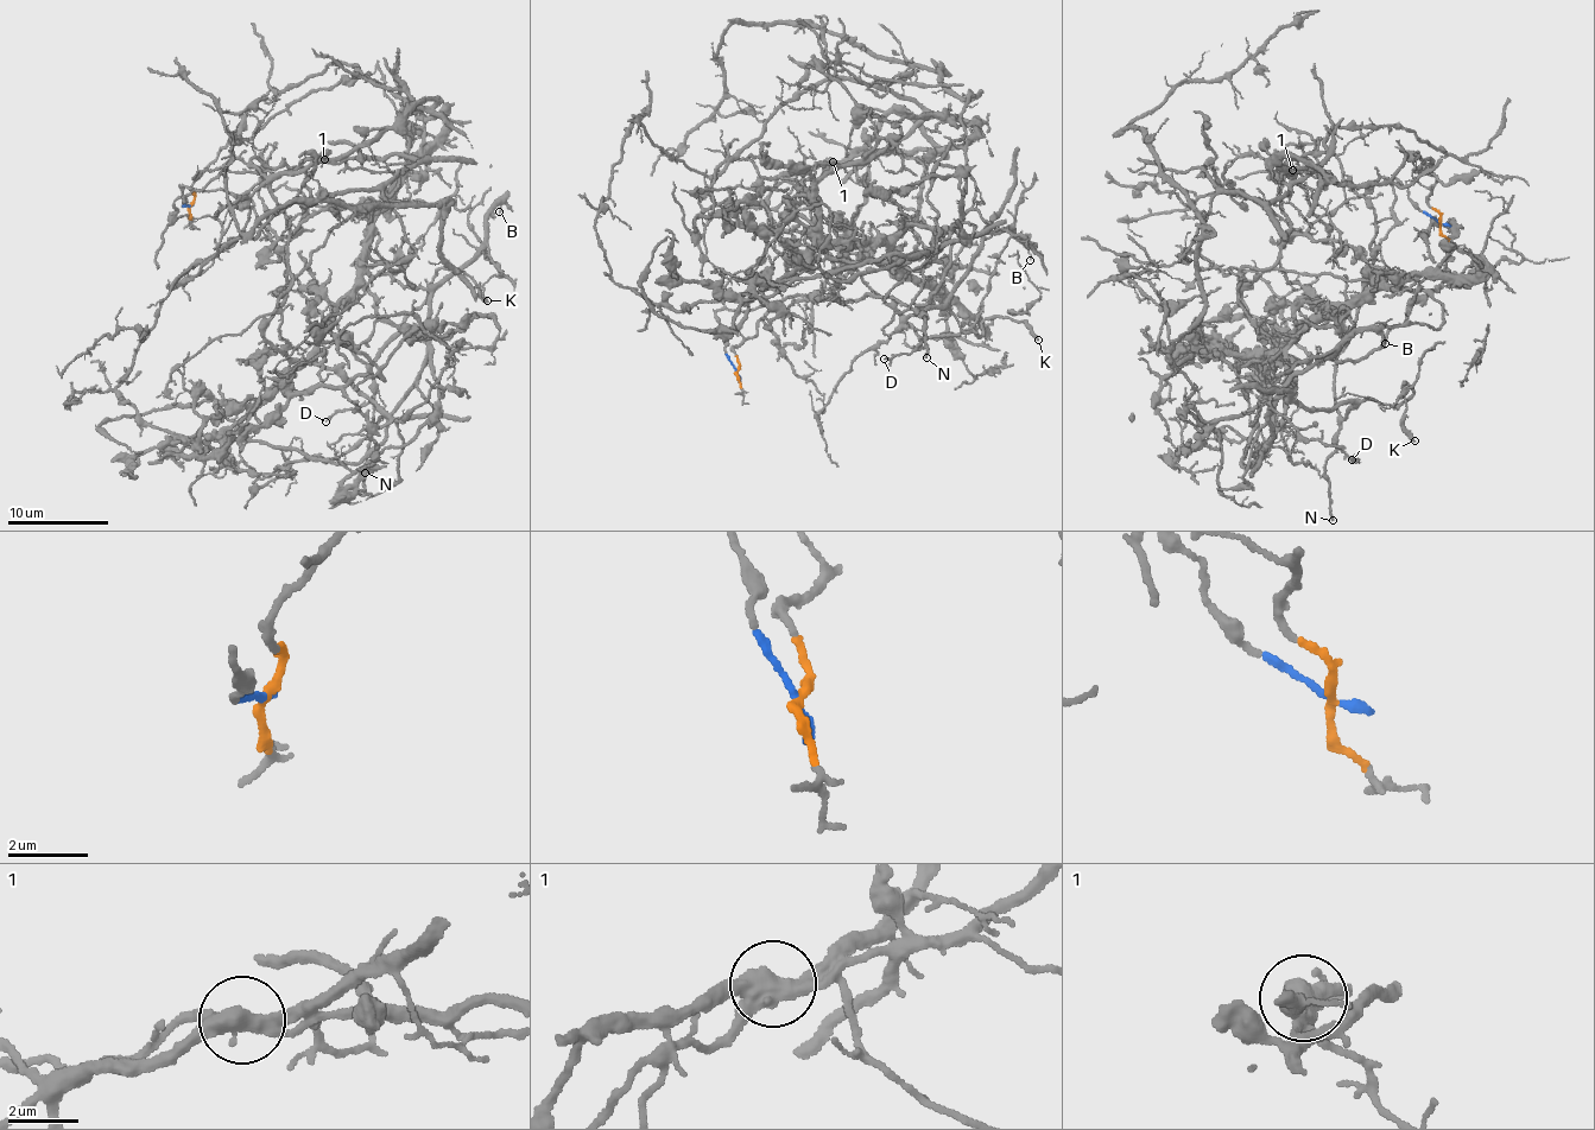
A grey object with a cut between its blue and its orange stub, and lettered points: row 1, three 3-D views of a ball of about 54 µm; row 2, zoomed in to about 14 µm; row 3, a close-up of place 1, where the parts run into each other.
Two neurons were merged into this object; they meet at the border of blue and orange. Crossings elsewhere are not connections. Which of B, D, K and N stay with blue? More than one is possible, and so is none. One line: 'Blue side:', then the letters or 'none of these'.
Blue side: D, K, N

